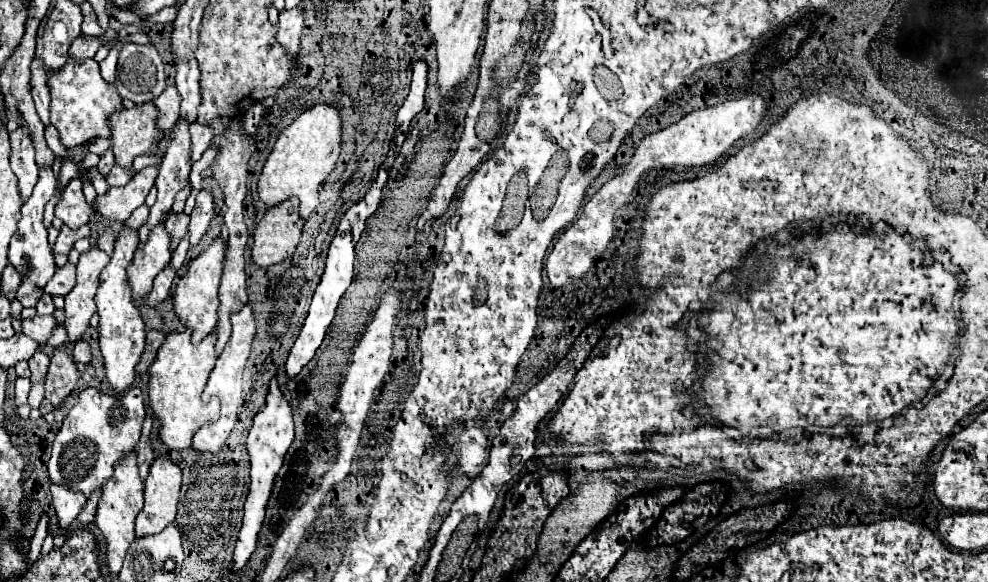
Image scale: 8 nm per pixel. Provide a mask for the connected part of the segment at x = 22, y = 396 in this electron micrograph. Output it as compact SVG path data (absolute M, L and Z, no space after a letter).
M19 377L19 379L15 381L15 403L17 403L17 405L27 403L29 389L31 389L31 381L29 381L29 379L21 379L21 377Z

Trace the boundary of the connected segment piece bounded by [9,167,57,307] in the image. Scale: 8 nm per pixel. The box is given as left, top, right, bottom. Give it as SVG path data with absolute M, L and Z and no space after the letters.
M43 167L39 173L39 181L33 189L33 195L25 201L23 205L23 217L19 221L19 231L17 235L11 239L11 247L9 247L9 263L15 265L23 275L23 283L17 291L17 299L23 303L23 307L35 307L39 297L43 295L43 287L47 283L47 279L51 279L51 271L55 271L55 261L53 261L53 251L47 243L47 227L43 225L43 211L47 201L53 197L57 187L57 177L53 173L51 167Z

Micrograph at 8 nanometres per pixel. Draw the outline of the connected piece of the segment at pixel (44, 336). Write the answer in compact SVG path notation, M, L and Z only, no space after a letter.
M35 315L33 319L23 319L21 321L21 331L27 337L35 339L39 345L45 345L47 343L53 327L57 327L57 321L55 321L53 315L47 315L47 317L37 317Z

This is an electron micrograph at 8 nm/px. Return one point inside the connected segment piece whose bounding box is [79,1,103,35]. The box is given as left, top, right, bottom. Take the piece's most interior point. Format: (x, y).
(90, 26)

